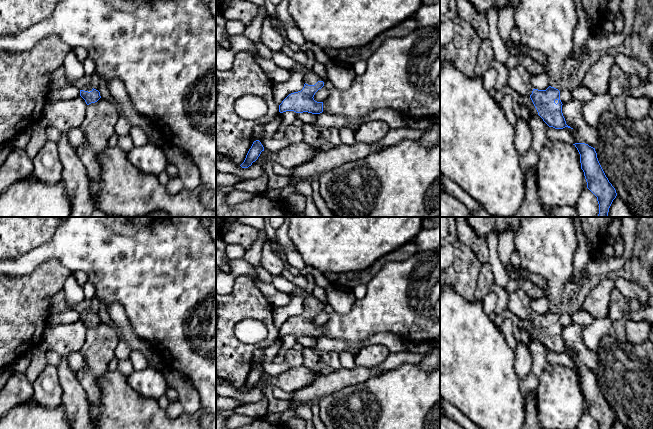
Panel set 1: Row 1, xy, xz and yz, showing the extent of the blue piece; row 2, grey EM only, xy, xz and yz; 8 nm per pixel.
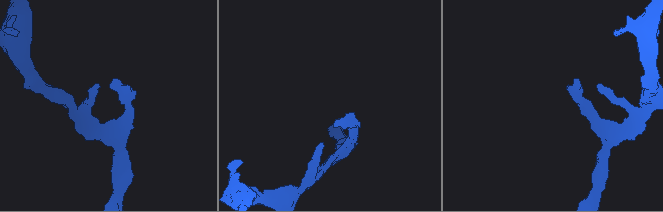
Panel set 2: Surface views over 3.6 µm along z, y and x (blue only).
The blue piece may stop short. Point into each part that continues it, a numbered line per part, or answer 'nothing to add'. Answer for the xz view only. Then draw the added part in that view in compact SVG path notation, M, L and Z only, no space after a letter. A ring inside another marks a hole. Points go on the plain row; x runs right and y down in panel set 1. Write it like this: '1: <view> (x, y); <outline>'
1: xz (309, 300); M298 287L292 296L302 298L304 306L308 309L315 309L318 305L321 305L315 296L309 293L306 288Z

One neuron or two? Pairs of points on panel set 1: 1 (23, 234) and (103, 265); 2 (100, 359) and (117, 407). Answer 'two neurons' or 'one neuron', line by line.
1: two neurons
2: two neurons

